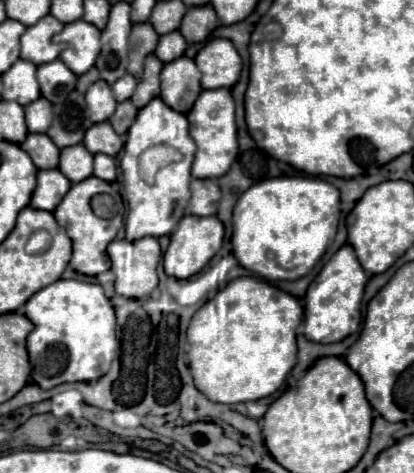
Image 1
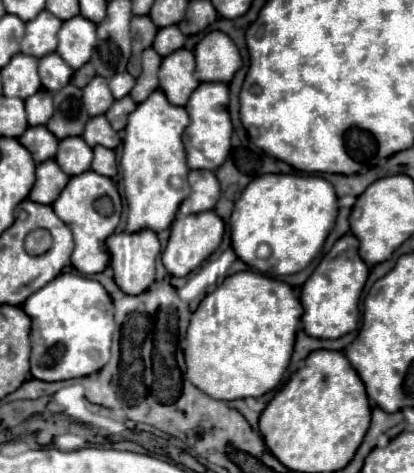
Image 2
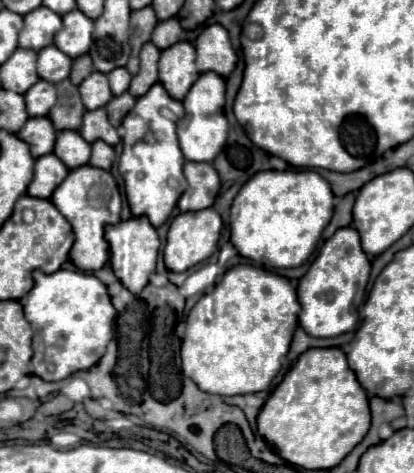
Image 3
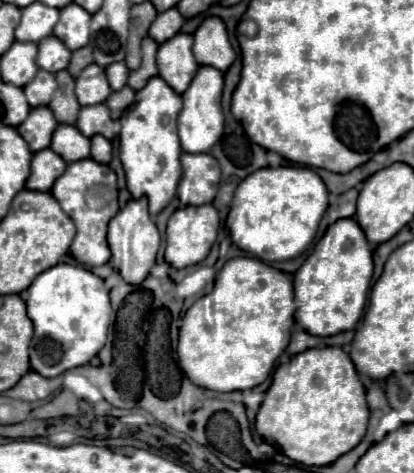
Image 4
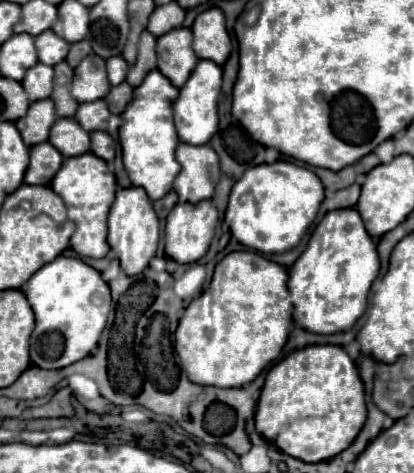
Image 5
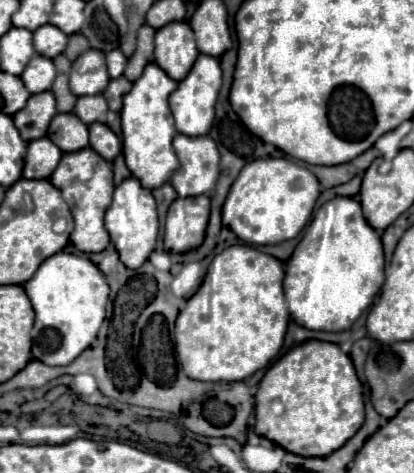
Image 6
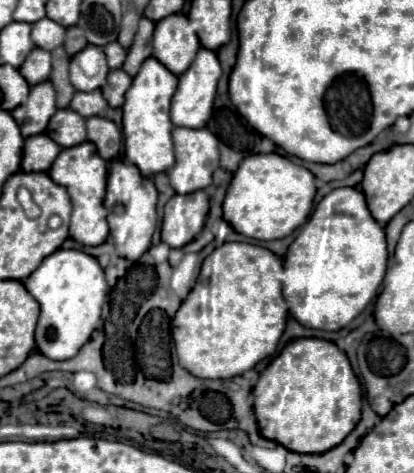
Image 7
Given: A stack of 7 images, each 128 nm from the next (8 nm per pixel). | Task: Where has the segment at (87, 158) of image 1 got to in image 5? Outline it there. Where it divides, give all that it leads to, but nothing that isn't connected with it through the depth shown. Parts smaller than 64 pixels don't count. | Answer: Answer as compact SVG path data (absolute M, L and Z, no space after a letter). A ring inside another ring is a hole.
M56 120L50 132L50 144L66 158L80 156L90 150L90 134L76 124L76 120Z

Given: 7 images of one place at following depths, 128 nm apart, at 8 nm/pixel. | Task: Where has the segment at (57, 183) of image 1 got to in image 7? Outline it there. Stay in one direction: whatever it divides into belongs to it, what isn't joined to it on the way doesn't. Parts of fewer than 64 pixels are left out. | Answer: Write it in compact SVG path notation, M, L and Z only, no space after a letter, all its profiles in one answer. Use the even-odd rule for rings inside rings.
M30 136L24 146L22 170L48 172L52 166L52 160L56 160L58 154L60 154L60 146L54 140L48 140L48 136Z

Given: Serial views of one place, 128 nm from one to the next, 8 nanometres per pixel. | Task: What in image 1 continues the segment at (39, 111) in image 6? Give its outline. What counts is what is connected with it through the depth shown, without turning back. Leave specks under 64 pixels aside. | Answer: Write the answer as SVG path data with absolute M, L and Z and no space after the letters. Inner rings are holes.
M28 134L28 138L20 144L20 148L28 152L38 170L58 168L60 148L56 148L56 144L52 144L52 140L48 140L46 134Z

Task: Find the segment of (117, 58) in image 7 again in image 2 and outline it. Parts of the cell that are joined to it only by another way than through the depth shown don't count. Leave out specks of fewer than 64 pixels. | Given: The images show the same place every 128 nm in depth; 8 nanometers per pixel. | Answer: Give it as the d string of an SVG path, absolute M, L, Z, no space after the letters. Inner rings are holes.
M120 72L120 74L116 74L114 78L110 78L110 88L112 88L112 94L114 94L114 98L116 100L120 100L120 98L124 98L124 96L128 96L130 94L130 90L134 88L134 78L128 74L128 72Z

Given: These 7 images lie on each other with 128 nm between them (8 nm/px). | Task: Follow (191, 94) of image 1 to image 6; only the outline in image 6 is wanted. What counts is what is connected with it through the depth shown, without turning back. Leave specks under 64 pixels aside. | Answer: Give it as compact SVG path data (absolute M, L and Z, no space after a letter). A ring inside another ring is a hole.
M186 22L168 24L156 32L156 64L176 82L180 82L192 68L198 56L194 32Z

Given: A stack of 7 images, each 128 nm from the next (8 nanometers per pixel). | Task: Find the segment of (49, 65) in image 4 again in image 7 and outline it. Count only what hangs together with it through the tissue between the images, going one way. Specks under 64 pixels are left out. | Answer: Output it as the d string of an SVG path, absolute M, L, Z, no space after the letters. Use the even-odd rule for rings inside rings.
M50 18L40 20L40 24L32 24L32 42L38 48L44 48L48 52L62 46L64 34L66 34L66 30L60 24L56 24L54 20L50 20Z

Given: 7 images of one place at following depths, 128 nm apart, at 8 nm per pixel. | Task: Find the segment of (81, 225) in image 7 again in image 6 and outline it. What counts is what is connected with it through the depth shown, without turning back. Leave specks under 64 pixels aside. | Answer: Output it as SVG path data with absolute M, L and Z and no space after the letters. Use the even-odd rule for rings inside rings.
M84 148L80 152L68 152L62 156L58 168L50 176L50 182L60 190L66 204L70 206L74 218L74 232L70 234L72 244L80 252L102 252L110 236L104 228L104 214L112 202L114 180L112 180L112 164L96 154L92 148Z

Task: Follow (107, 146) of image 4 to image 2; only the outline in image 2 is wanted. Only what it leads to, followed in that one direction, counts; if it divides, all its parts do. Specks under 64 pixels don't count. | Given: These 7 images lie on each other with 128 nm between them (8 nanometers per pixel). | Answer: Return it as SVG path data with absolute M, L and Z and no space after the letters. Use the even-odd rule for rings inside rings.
M96 146L94 148L94 160L92 160L92 170L102 174L102 176L108 176L108 178L114 178L118 174L118 164L116 164L116 156L112 150L104 148L104 146Z

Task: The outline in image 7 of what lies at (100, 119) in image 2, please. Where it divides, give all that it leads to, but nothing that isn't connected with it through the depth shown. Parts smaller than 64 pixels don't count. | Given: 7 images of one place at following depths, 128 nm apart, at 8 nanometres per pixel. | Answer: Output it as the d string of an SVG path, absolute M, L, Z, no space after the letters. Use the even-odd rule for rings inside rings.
M96 90L96 92L76 92L70 108L74 112L78 112L80 116L90 118L90 116L104 116L106 110L108 110L108 104L106 104L100 90Z

